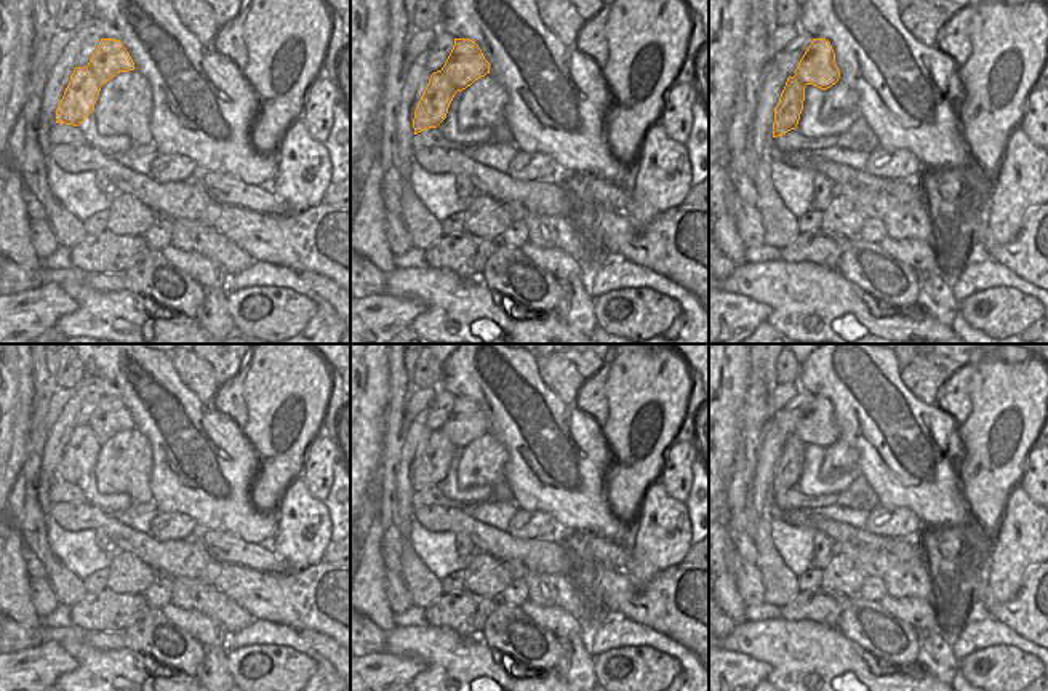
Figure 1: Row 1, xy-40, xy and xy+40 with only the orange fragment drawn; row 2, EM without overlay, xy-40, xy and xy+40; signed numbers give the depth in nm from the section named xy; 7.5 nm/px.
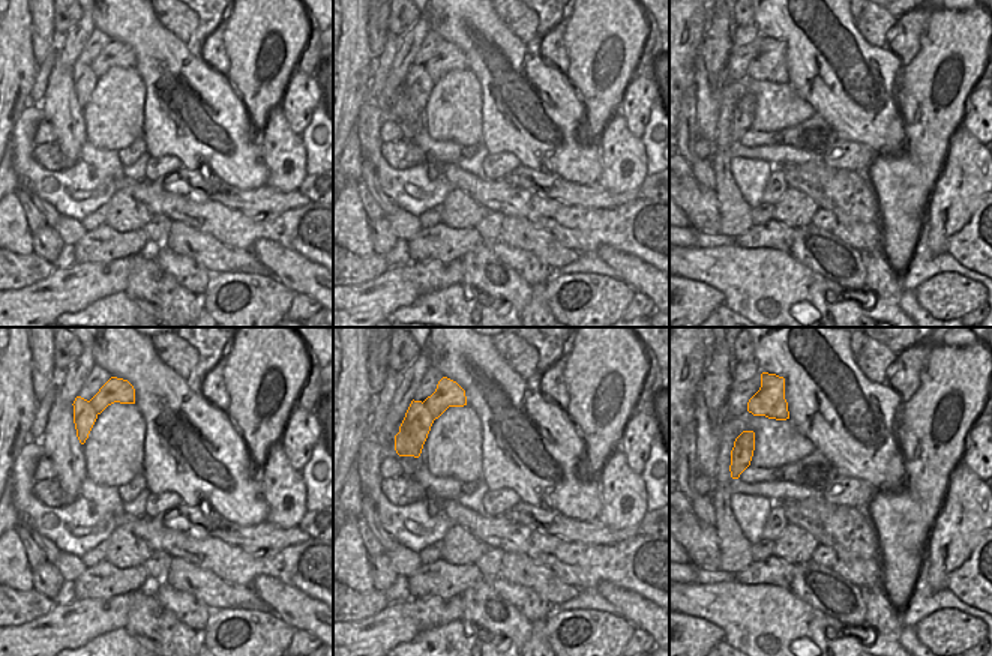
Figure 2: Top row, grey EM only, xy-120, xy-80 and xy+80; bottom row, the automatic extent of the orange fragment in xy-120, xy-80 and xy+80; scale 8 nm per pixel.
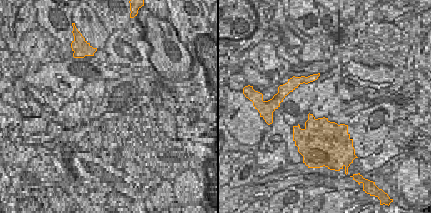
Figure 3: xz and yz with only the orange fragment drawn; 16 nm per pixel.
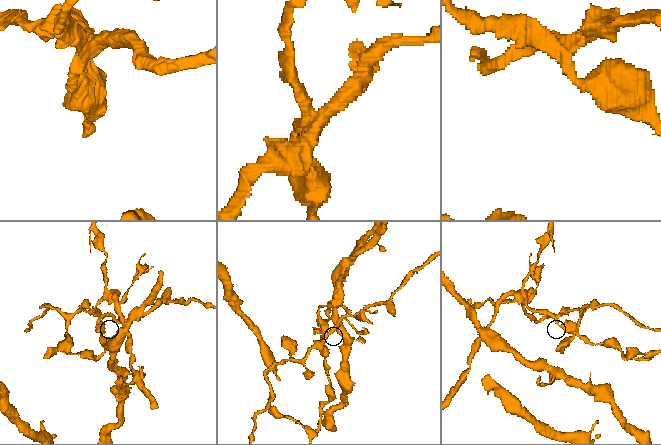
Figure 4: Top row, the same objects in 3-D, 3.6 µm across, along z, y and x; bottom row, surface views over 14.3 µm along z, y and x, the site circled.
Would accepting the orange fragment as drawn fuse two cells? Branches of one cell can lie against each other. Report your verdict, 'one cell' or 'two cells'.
two cells

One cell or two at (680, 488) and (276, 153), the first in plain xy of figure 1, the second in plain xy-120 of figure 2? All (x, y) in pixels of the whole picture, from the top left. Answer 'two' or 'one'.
two

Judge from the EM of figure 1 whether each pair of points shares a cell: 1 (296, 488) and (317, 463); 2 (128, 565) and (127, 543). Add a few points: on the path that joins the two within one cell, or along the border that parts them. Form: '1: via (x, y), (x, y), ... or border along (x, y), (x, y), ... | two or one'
1: border along (298, 477), (322, 501) | two
2: border along (117, 551), (136, 555), (157, 573) | two

